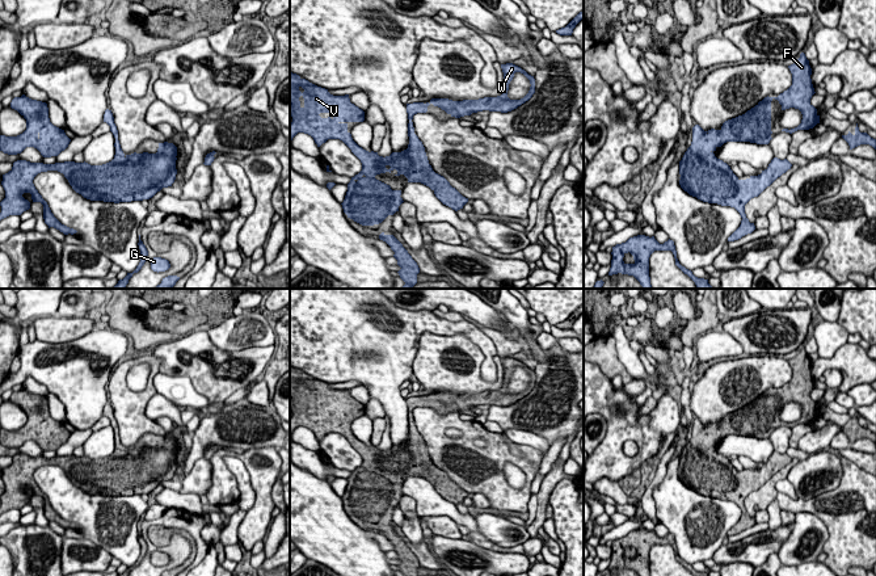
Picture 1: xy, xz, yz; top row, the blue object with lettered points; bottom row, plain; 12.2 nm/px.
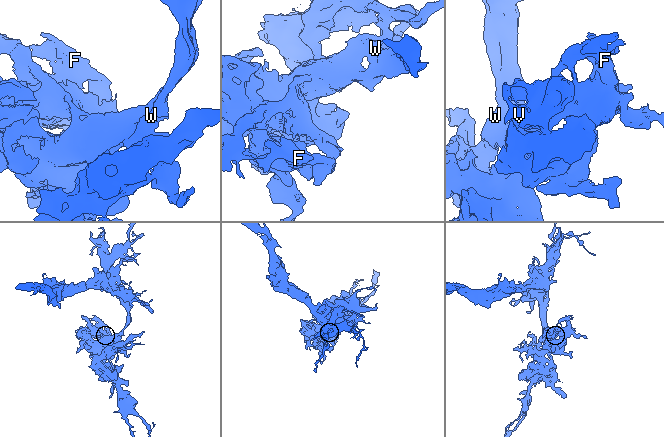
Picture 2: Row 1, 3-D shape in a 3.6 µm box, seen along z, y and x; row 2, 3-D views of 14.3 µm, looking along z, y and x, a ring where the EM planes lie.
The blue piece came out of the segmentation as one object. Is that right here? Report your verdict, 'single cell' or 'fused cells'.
single cell

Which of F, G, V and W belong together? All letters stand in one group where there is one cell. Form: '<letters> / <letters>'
F G V W

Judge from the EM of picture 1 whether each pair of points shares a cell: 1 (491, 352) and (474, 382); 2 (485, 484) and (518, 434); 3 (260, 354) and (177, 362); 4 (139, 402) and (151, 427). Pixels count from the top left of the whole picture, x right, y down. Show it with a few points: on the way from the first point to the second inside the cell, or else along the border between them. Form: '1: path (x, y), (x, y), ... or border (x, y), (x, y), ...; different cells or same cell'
1: border (472, 341), (484, 354), (480, 375), (495, 382); different cells
2: border (517, 444), (525, 444), (546, 453); different cells
3: path (239, 357), (230, 356), (215, 370), (198, 365); same cell
4: path (139, 408), (139, 415), (144, 420); same cell

